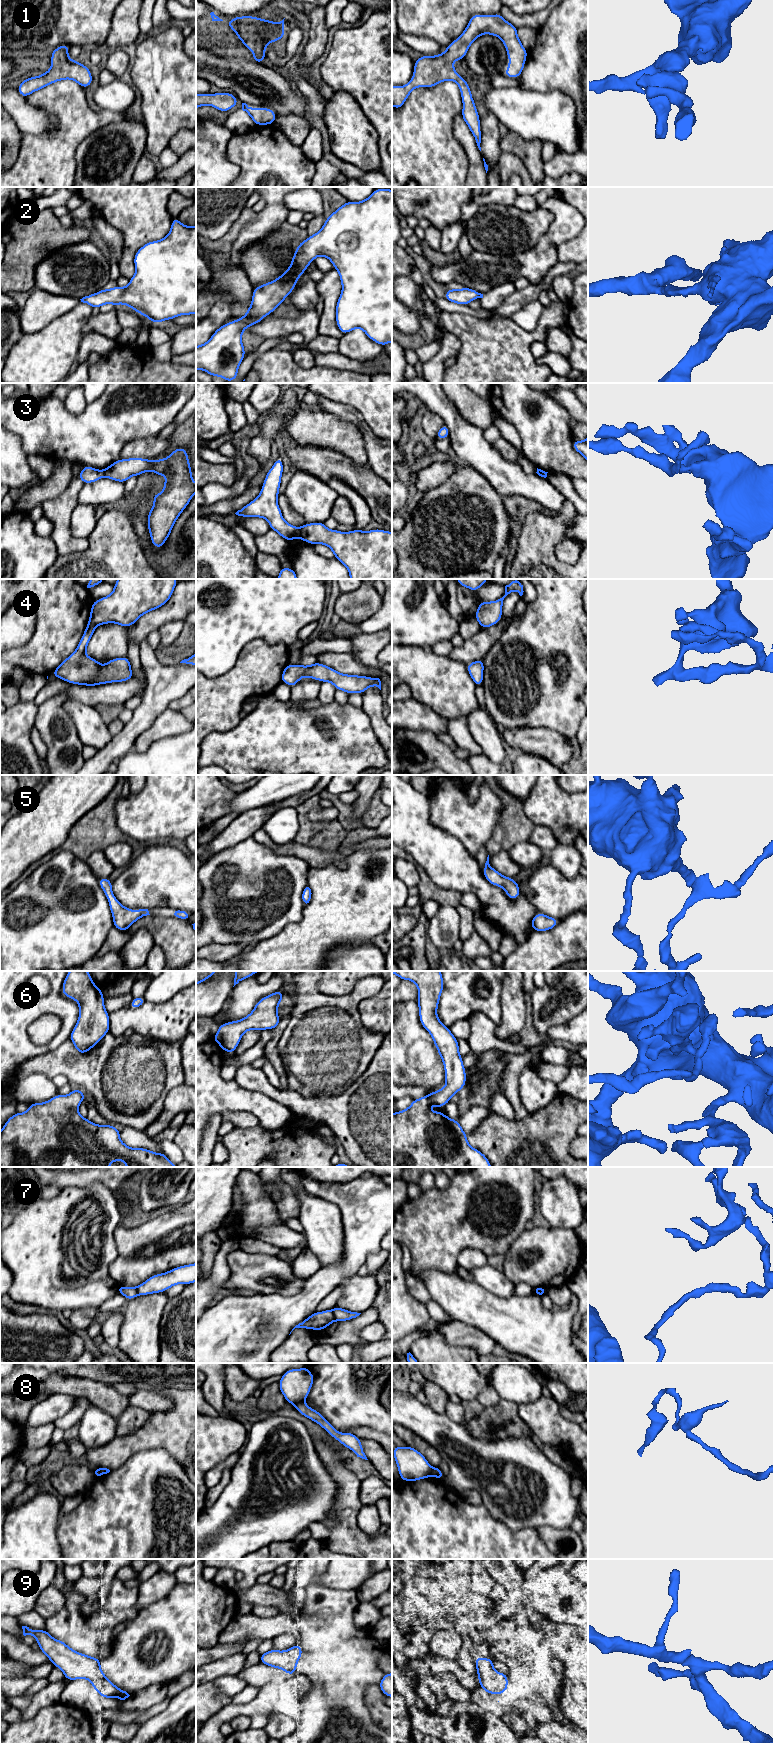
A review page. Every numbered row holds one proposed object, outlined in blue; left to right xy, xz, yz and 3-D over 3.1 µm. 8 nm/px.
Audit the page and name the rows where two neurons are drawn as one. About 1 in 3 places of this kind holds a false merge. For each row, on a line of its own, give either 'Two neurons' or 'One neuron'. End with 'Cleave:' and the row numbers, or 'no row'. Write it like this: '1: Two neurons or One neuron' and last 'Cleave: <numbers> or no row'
1: One neuron
2: One neuron
3: Two neurons
4: One neuron
5: One neuron
6: One neuron
7: Two neurons
8: Two neurons
9: One neuron
Cleave: 3, 7, 8

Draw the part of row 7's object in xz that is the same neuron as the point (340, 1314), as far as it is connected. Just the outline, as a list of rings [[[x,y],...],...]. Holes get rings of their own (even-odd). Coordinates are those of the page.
[[[337,1306],[332,1310],[332,1312],[334,1314],[335,1321],[340,1322],[344,1322],[346,1320],[352,1320],[361,1314],[357,1312],[348,1311]]]

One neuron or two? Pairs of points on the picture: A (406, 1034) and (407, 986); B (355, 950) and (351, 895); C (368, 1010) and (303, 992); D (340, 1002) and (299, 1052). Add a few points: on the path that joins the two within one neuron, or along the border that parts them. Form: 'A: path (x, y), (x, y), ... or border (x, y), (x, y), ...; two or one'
A: border (416, 1000), (405, 1000), (402, 1002); two
B: border (370, 940), (342, 942), (332, 949); two
C: border (377, 993), (364, 998), (358, 1004), (359, 1020); two
D: path (320, 1002), (310, 1002), (296, 1016), (296, 1032); one

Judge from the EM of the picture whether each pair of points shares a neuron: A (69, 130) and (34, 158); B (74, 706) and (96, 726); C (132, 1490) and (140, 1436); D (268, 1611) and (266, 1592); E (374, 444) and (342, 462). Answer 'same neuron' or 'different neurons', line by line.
A: same neuron
B: same neuron
C: different neurons
D: different neurons
E: different neurons

